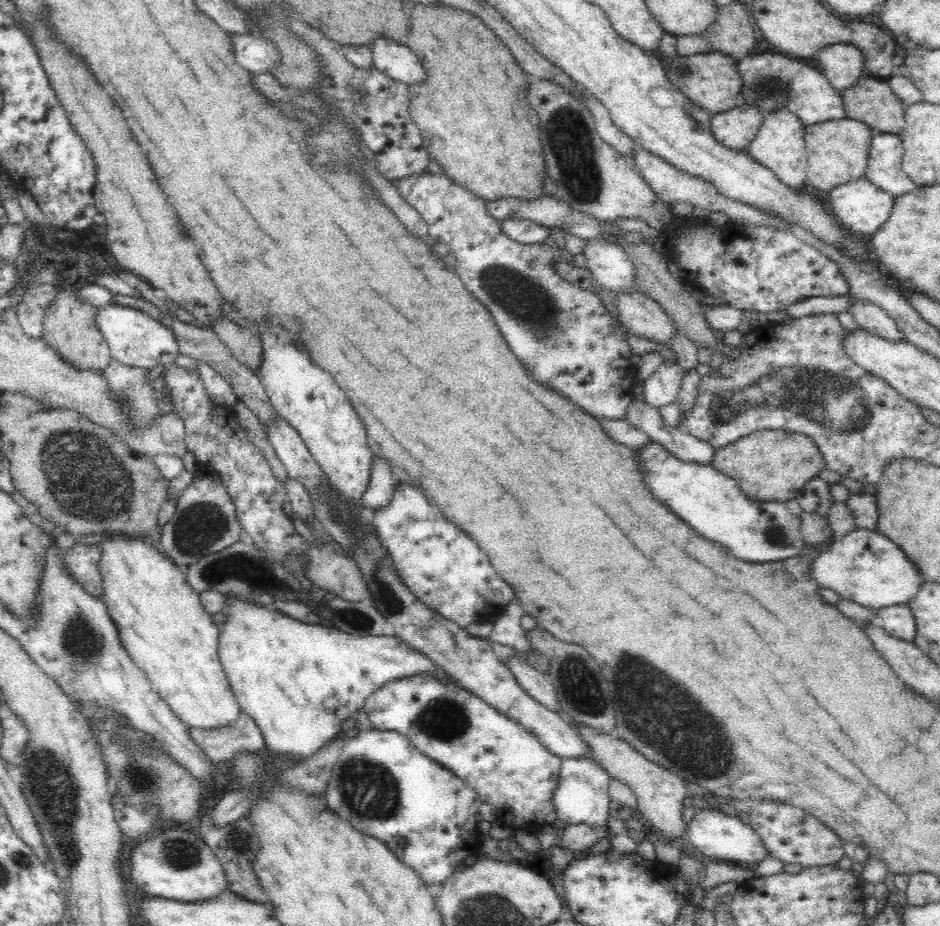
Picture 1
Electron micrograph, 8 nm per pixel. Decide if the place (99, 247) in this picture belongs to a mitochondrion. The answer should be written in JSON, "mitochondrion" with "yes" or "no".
{"mitochondrion":"no"}

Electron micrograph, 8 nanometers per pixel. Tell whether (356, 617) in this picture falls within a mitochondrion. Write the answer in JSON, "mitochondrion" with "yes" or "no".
{"mitochondrion":"yes"}

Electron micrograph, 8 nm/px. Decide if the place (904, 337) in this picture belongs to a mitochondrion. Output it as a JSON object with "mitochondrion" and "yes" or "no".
{"mitochondrion":"no"}

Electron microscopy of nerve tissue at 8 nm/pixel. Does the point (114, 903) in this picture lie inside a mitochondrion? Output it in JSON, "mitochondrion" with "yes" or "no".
{"mitochondrion":"no"}

